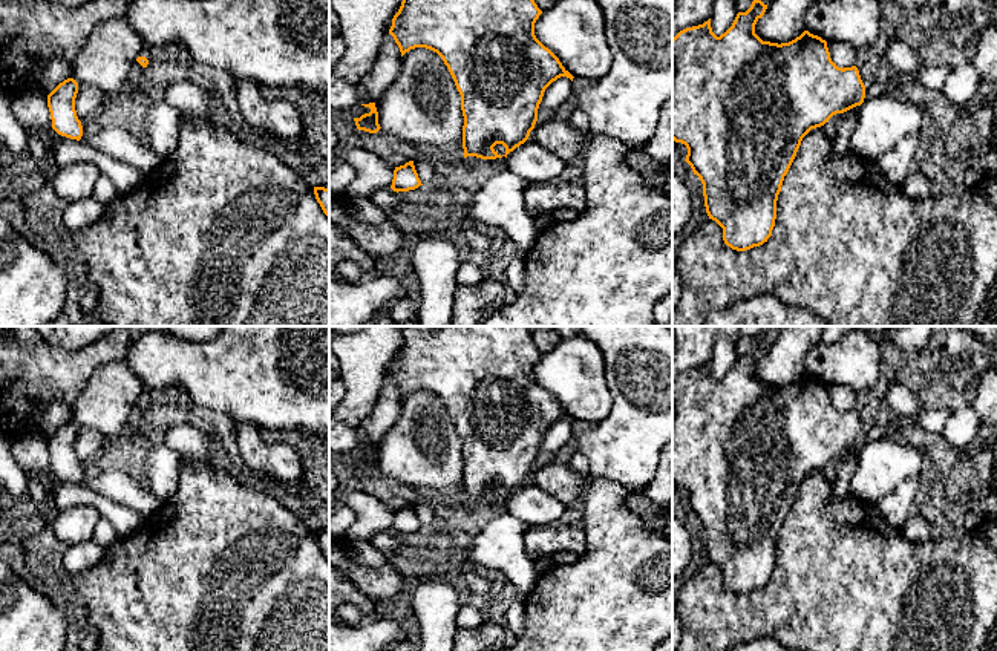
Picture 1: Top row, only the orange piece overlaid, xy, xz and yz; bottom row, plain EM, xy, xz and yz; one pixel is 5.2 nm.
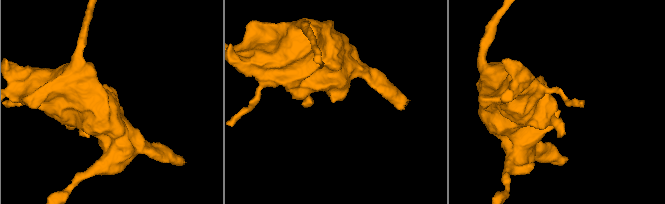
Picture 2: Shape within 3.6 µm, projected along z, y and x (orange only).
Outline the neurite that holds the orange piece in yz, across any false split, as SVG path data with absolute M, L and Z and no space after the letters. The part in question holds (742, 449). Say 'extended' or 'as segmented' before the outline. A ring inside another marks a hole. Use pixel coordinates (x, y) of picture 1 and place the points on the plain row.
as segmented | M757 340L746 355L738 355L732 369L717 380L711 371L711 361L703 368L686 371L672 381L672 483L682 486L688 492L686 505L691 509L703 527L704 550L709 562L715 564L723 571L723 584L727 590L737 594L746 594L760 590L772 579L776 562L776 544L781 535L784 519L787 518L803 481L816 470L824 469L833 458L844 456L856 449L861 449L865 441L865 429L861 423L856 409L838 411L827 391L827 384L818 378L804 374L799 380L789 386L763 384L755 377L757 365L764 358L767 348Z

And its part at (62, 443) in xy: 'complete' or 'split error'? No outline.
complete

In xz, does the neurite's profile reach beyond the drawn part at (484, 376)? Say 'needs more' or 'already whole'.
already whole

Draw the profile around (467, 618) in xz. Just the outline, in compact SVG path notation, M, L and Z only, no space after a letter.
M463 604L455 617L458 630L475 630L482 623L479 611L473 605Z

